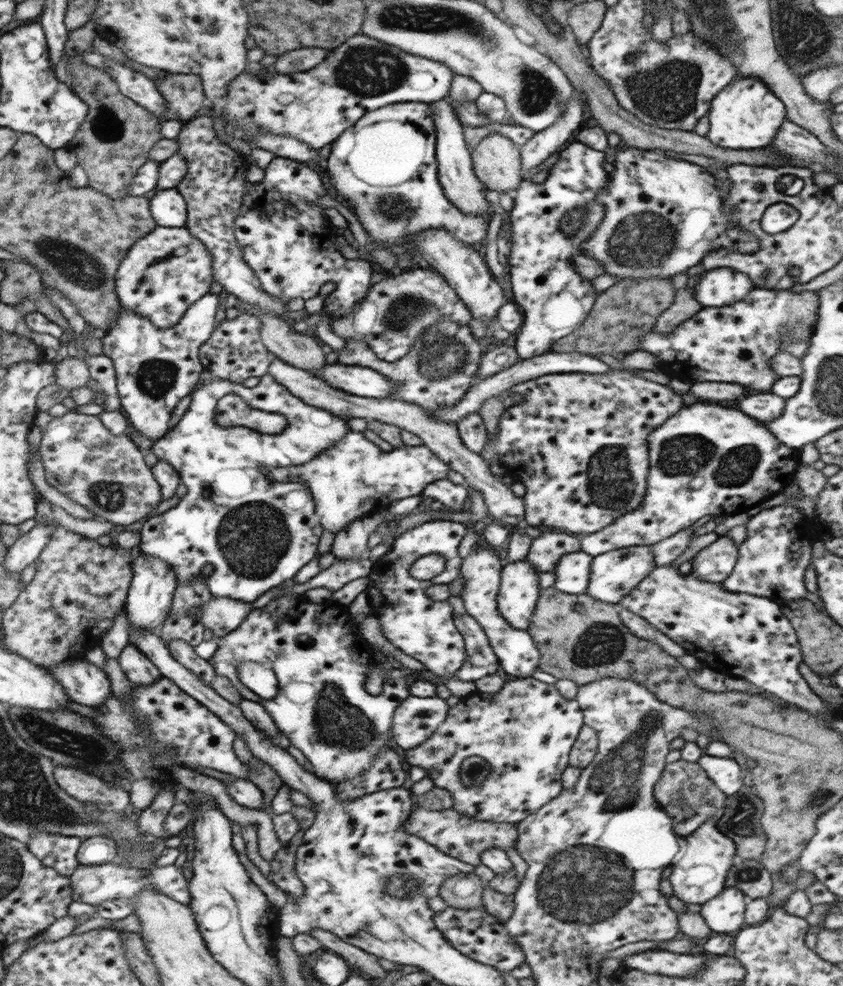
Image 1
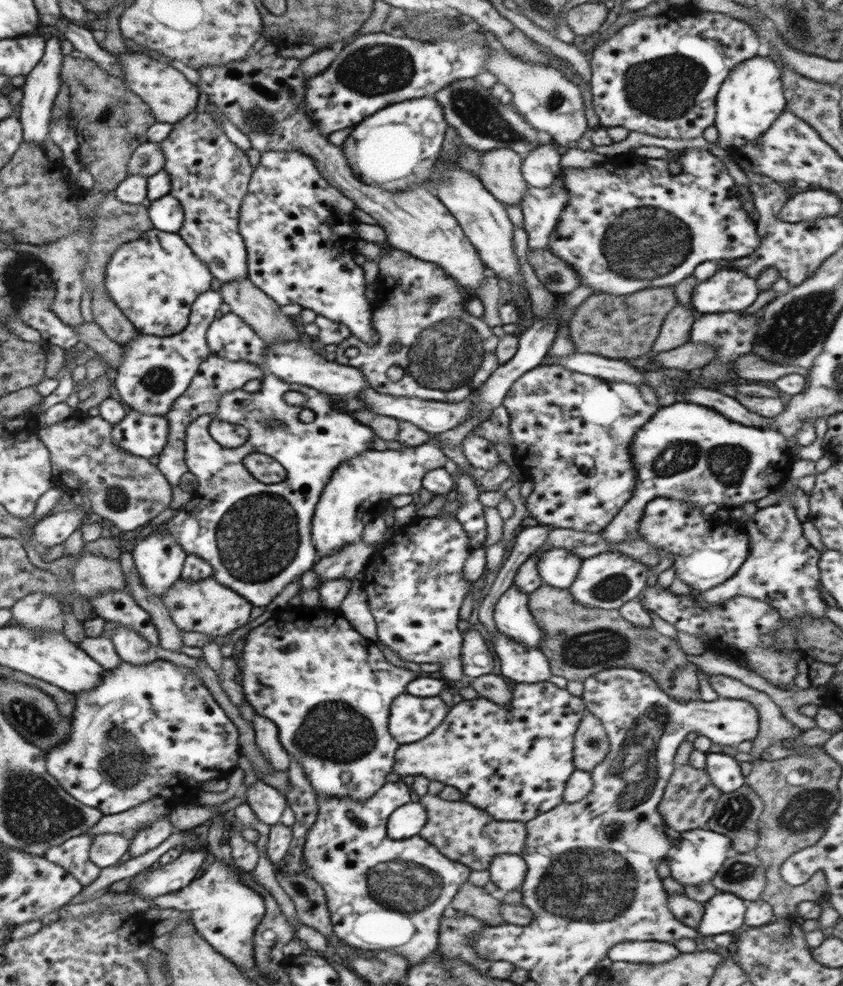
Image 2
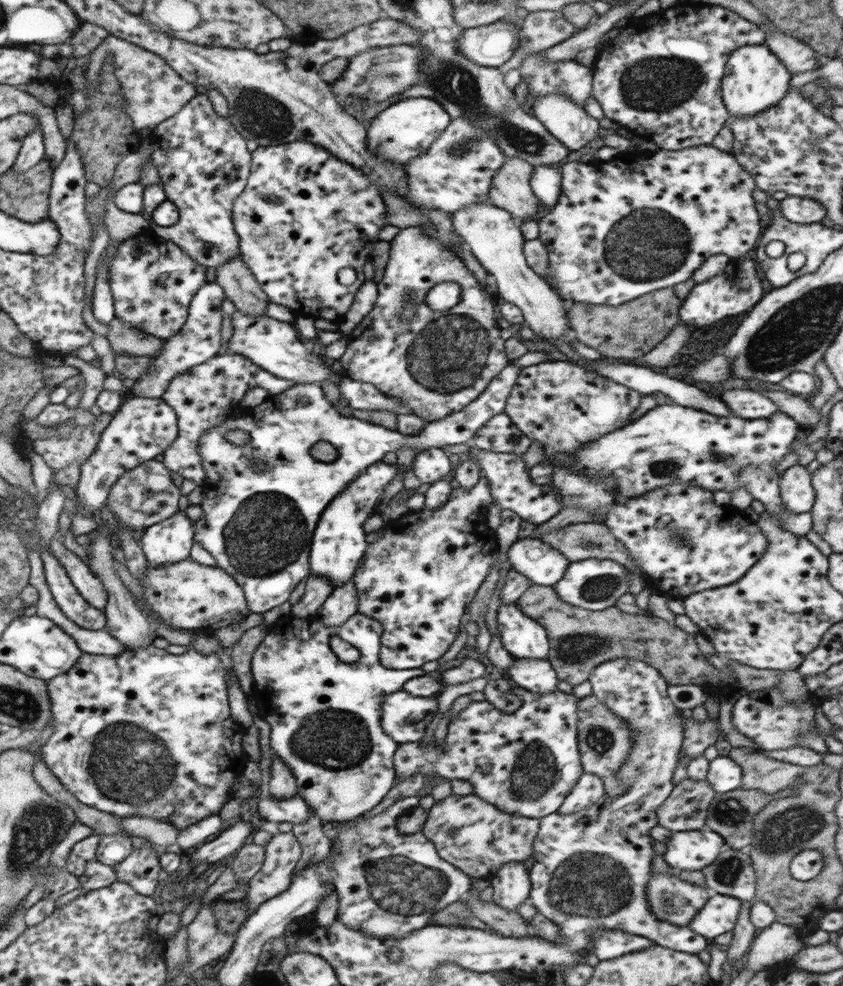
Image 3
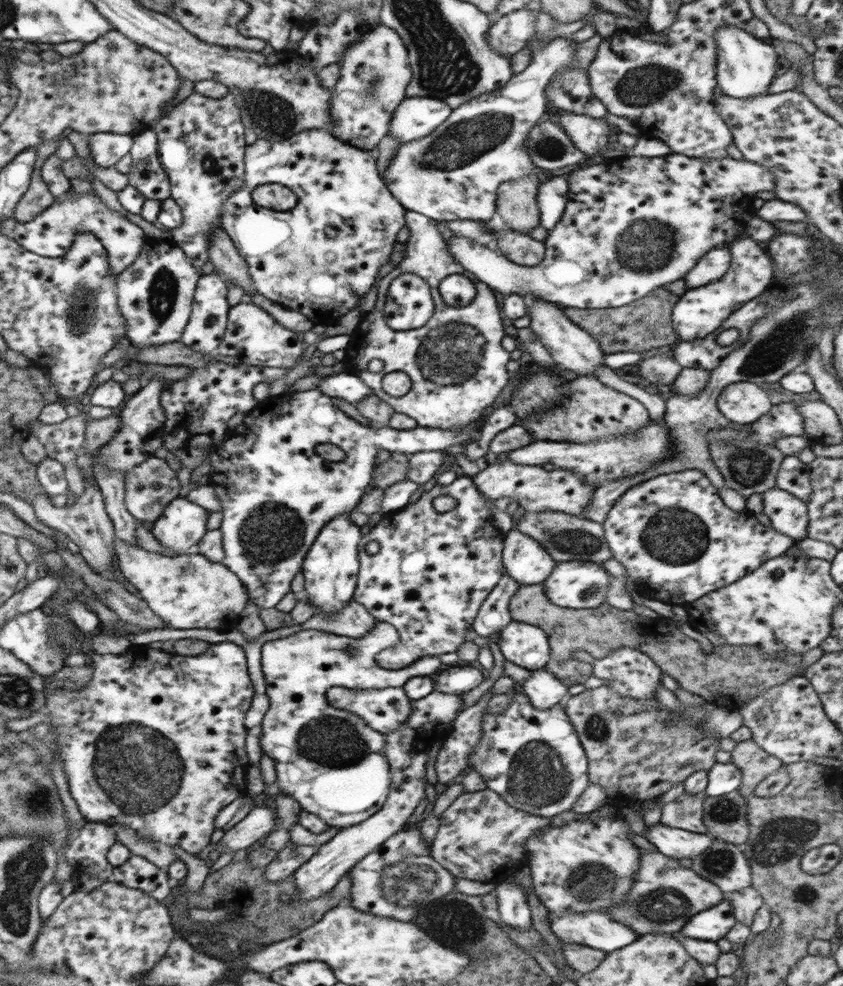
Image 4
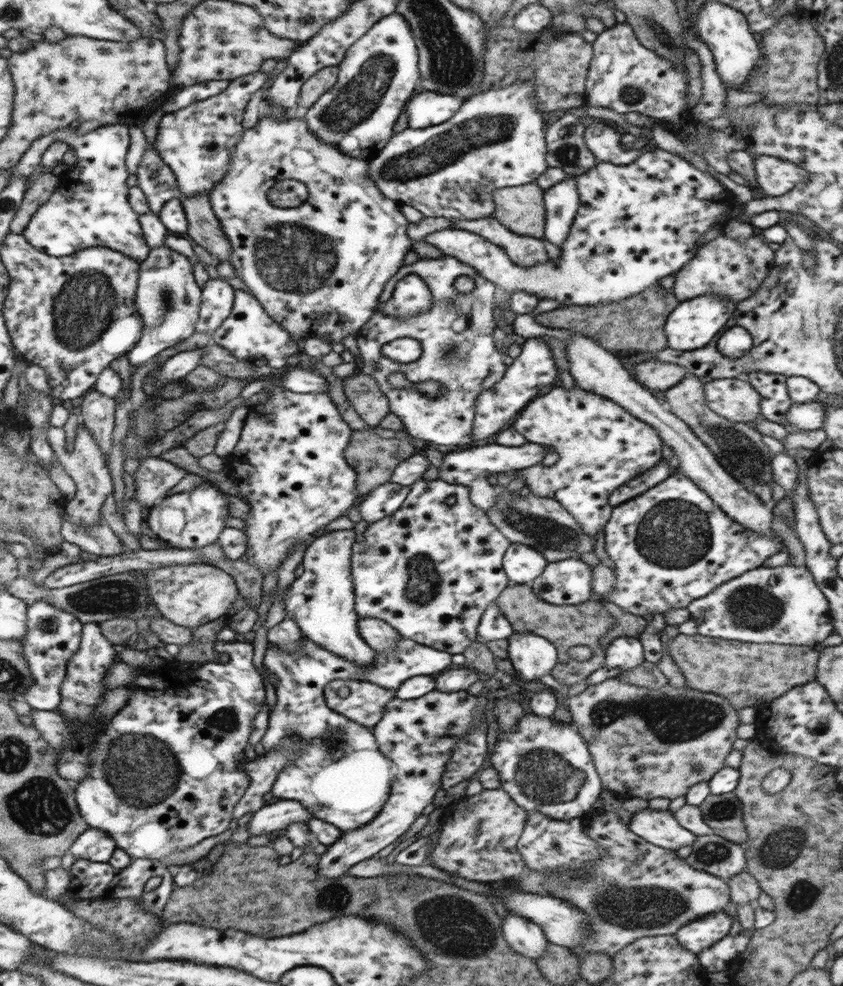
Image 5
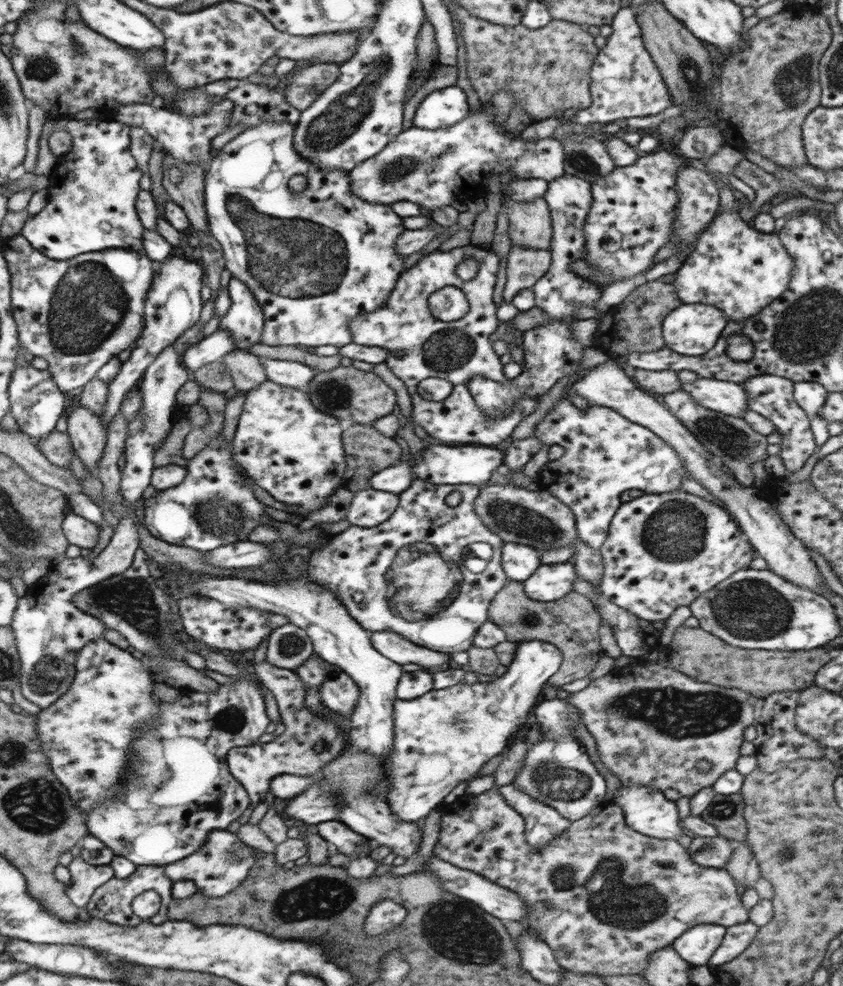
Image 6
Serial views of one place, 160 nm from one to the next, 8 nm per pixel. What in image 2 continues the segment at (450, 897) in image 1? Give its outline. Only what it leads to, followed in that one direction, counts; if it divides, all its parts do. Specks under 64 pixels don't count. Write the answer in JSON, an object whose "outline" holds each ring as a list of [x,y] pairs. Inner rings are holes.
{"outline":[[[466,881],[453,896],[451,906],[460,913],[479,918],[487,928],[494,928],[507,922],[501,915],[501,897],[493,896],[484,887]]]}

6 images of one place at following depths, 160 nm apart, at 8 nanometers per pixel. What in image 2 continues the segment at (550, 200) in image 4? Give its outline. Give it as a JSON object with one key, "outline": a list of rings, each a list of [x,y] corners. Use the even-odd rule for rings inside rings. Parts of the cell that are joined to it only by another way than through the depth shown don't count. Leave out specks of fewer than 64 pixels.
{"outline":[[[554,139],[540,143],[523,157],[521,173],[524,180],[536,188],[550,186],[562,172],[560,158]]]}

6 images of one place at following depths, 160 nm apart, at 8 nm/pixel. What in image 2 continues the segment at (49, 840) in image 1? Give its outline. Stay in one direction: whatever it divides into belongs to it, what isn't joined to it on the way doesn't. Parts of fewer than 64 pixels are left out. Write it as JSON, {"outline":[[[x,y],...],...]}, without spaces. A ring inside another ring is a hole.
{"outline":[[[88,834],[73,836],[62,842],[60,846],[54,846],[54,848],[48,850],[44,857],[75,875],[84,887],[88,886],[98,878],[102,870],[90,861],[91,839],[92,836]]]}

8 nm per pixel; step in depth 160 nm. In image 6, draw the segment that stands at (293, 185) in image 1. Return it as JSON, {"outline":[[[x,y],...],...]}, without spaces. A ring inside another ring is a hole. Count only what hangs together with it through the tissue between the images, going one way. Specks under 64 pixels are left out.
{"outline":[[[263,122],[252,128],[242,131],[234,139],[225,144],[219,151],[219,155],[214,158],[205,171],[205,211],[207,214],[209,233],[221,245],[225,260],[225,269],[232,274],[234,279],[244,283],[263,310],[265,325],[261,334],[261,342],[268,346],[284,346],[293,344],[294,346],[341,346],[353,342],[349,323],[352,319],[360,315],[372,314],[374,311],[382,309],[382,304],[386,304],[391,296],[392,289],[404,272],[404,256],[396,252],[396,239],[398,235],[404,233],[405,226],[403,218],[398,216],[391,205],[366,202],[359,196],[351,192],[351,182],[347,170],[340,169],[319,169],[319,166],[296,152],[293,143],[295,135],[295,125],[289,122]],[[296,174],[305,174],[308,186],[298,194],[288,191],[288,180]]]}

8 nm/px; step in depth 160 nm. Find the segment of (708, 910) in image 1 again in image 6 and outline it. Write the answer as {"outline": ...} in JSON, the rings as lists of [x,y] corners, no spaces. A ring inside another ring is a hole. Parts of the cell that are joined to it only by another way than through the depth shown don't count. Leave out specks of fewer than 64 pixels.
{"outline":[[[699,924],[674,939],[674,950],[692,967],[706,965],[723,941],[727,927]]]}

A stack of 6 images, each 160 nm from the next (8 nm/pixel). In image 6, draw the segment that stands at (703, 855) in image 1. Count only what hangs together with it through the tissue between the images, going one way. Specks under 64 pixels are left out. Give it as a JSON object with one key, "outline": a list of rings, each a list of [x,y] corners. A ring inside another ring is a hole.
{"outline":[[[624,785],[614,795],[612,802],[621,806],[627,825],[644,836],[660,840],[676,840],[683,834],[680,827],[677,806],[674,801],[666,799],[662,792],[642,785]]]}

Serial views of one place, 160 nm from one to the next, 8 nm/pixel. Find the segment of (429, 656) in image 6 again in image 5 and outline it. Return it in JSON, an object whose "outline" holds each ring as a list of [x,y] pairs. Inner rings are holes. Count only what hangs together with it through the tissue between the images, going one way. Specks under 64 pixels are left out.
{"outline":[[[358,616],[357,627],[363,641],[375,651],[393,651],[402,637],[387,622],[371,616]]]}

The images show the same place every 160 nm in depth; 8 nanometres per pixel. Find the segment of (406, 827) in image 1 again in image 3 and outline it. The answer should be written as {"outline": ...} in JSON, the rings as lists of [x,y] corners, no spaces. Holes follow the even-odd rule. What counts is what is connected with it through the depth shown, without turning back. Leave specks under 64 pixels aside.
{"outline":[[[472,794],[464,797],[452,795],[449,798],[429,806],[427,821],[423,825],[422,833],[429,838],[442,860],[463,870],[473,880],[490,879],[500,867],[508,862],[520,862],[529,859],[533,854],[533,840],[540,830],[539,818],[526,818],[519,814],[508,814],[498,810],[489,802]]]}

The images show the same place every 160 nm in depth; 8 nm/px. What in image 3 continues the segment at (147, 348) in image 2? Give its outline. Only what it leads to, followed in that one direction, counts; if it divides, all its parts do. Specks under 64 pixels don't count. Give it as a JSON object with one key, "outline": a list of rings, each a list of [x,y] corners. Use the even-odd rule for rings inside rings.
{"outline":[[[206,282],[198,289],[189,307],[188,319],[178,334],[167,338],[162,345],[161,351],[151,357],[150,372],[142,378],[138,378],[131,389],[132,396],[143,396],[144,398],[162,398],[164,391],[168,389],[170,381],[186,372],[186,370],[206,362],[209,358],[216,356],[220,348],[220,329],[224,318],[221,310],[222,302],[225,300],[223,288],[216,282]]]}

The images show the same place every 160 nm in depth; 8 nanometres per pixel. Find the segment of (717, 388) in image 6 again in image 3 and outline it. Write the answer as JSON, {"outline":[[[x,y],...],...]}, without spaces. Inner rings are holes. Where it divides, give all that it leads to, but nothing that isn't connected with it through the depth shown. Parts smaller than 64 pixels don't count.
{"outline":[[[728,389],[721,397],[730,404],[733,414],[743,419],[763,419],[779,410],[771,398],[754,389]]]}

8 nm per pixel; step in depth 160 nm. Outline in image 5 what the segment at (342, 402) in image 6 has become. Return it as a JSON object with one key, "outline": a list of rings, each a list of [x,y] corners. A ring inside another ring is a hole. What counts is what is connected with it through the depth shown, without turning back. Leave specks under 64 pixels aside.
{"outline":[[[356,371],[342,379],[342,382],[344,394],[352,408],[355,408],[360,418],[370,428],[379,426],[380,421],[391,413],[388,397],[380,390],[378,383],[372,377]]]}

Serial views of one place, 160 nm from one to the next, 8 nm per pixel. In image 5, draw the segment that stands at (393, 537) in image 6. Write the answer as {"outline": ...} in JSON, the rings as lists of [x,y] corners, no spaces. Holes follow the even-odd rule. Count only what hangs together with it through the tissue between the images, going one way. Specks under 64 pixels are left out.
{"outline":[[[421,478],[409,487],[409,493],[399,510],[391,516],[378,520],[378,522],[370,523],[364,532],[364,542],[355,542],[353,544],[351,573],[355,594],[355,611],[360,617],[371,616],[387,622],[402,637],[411,638],[421,645],[426,645],[451,655],[462,654],[474,641],[480,640],[477,628],[484,610],[487,609],[491,602],[496,601],[499,594],[511,584],[506,573],[502,570],[503,556],[511,542],[488,520],[486,511],[474,506],[474,503],[469,499],[468,486],[444,482],[440,478],[430,481]],[[452,495],[456,496],[456,503],[446,505],[446,498]],[[424,558],[428,558],[427,564],[419,564],[420,560],[424,560]]]}

